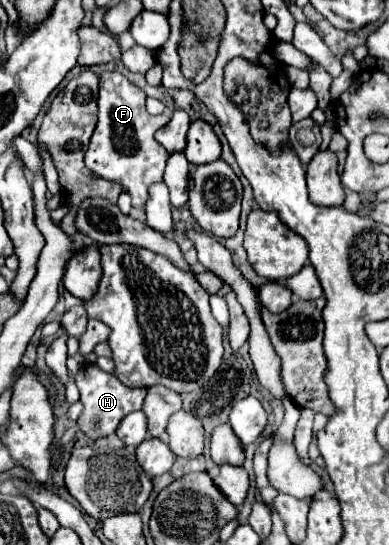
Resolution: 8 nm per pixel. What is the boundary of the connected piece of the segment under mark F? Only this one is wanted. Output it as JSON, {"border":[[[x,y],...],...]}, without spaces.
{"border":[[[104,72],[100,76],[100,96],[98,96],[98,126],[92,134],[90,146],[84,154],[86,166],[102,176],[124,186],[132,196],[134,208],[144,208],[148,198],[148,186],[162,182],[164,166],[168,160],[166,150],[154,140],[154,132],[166,126],[172,118],[172,112],[152,116],[146,112],[146,94],[128,82],[120,72]]]}

